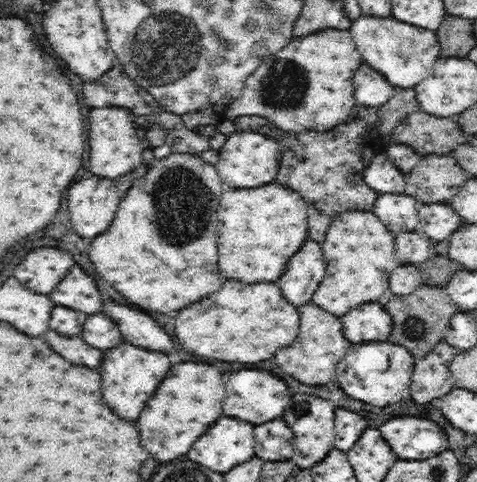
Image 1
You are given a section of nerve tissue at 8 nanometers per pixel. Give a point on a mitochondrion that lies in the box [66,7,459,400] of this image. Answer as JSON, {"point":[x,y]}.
{"point":[182,202]}

